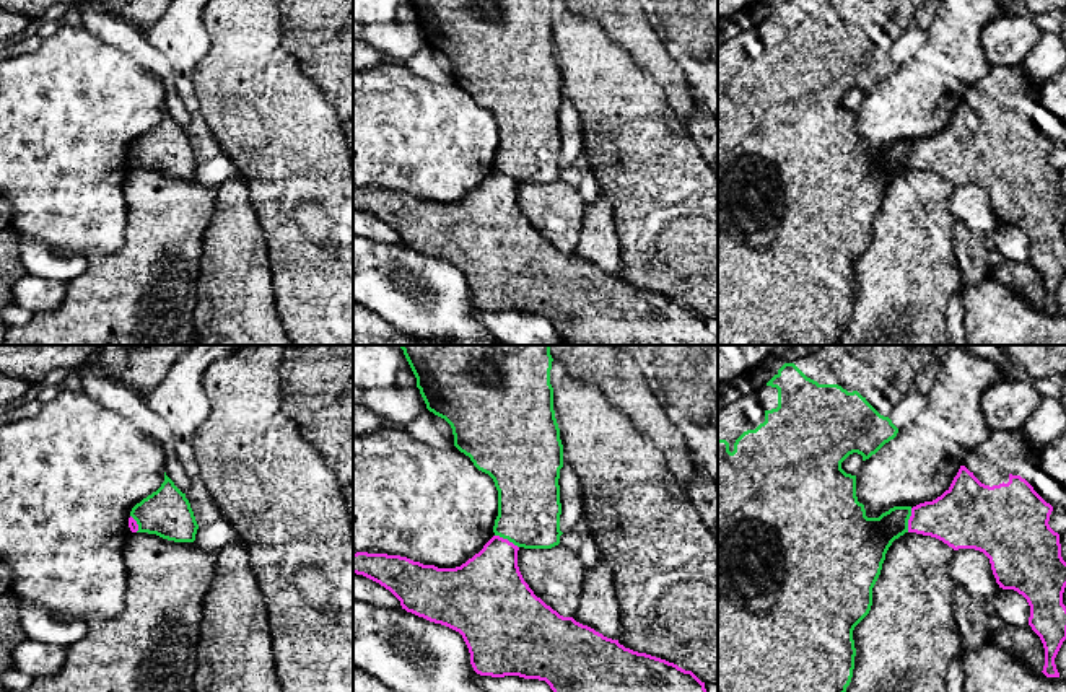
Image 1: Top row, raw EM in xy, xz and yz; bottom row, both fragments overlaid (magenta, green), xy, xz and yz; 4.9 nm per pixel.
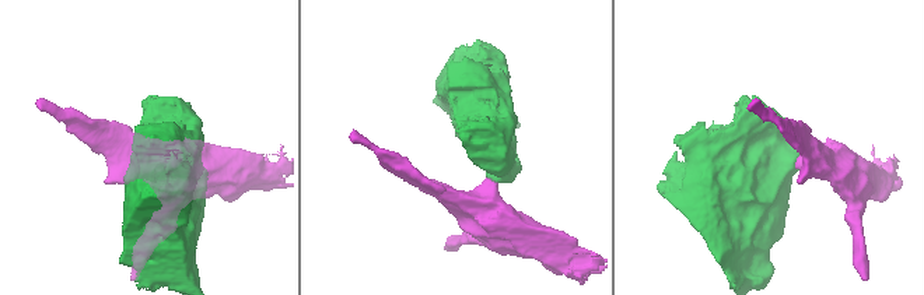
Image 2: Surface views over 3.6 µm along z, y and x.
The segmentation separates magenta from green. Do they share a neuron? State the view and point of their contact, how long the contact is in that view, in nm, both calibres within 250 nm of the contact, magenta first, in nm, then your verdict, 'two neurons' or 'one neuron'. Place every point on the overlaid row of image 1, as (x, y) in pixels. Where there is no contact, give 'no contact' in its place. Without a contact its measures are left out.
contact xz (506, 539); length 140 nm; calibres 340 and 320 nm; two neurons

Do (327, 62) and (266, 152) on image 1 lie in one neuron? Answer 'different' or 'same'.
different

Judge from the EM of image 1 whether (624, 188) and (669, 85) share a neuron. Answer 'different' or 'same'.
different

